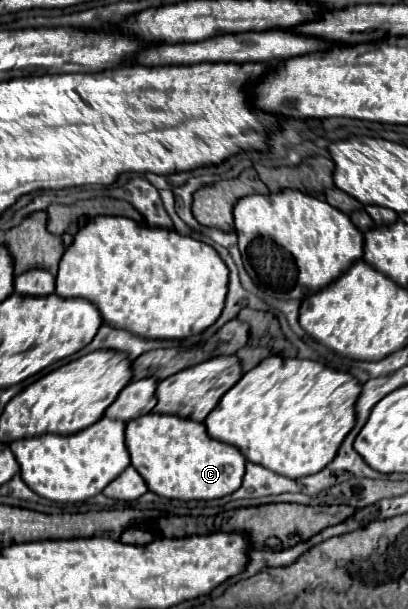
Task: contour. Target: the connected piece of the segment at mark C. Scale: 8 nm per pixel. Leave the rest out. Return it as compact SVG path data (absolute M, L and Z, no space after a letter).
M148 413L138 419L132 419L126 423L126 447L132 459L132 467L144 477L148 489L160 497L166 499L218 499L224 495L234 493L240 487L240 481L244 477L244 465L246 459L240 451L236 451L232 445L216 441L208 437L206 427L196 421L188 421L176 415L158 415L158 413Z

